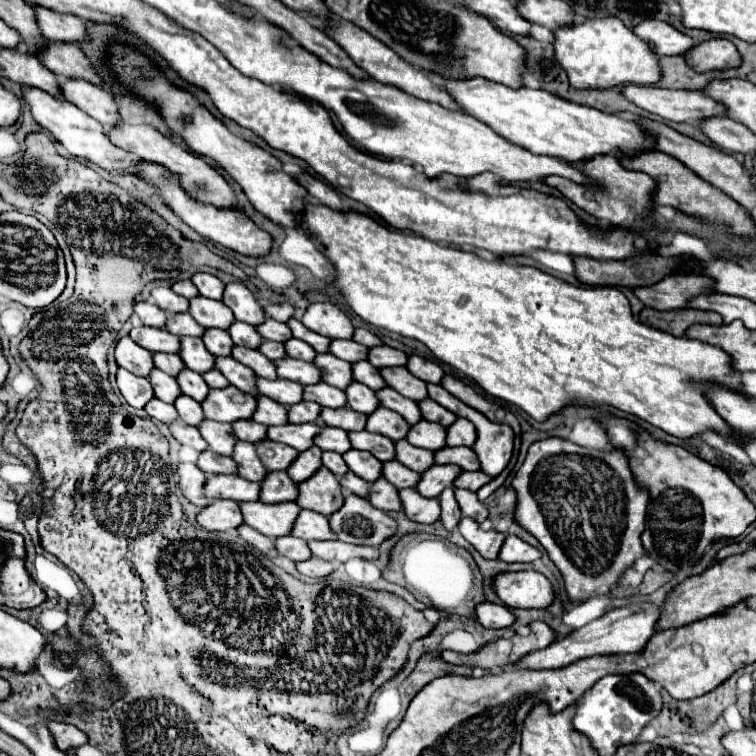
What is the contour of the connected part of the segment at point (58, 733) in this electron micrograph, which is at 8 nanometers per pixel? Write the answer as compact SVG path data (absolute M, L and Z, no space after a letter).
M47 722L51 734L55 736L55 744L59 750L71 750L89 742L89 738L73 724L65 722Z

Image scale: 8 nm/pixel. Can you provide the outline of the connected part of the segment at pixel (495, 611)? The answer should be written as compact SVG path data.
M481 602L475 606L477 622L485 628L507 628L513 624L513 614L503 604L493 602Z

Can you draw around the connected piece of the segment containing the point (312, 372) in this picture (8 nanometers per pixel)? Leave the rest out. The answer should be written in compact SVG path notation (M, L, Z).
M281 358L275 362L277 368L277 376L285 378L285 380L293 380L299 384L315 384L319 382L319 370L311 364L311 362L303 362L303 360L295 360L295 358Z

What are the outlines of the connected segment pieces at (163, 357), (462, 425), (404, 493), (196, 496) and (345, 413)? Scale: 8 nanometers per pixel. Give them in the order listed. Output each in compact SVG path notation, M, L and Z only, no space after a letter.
M153 352L153 364L155 368L167 372L169 376L177 376L179 370L185 368L185 364L177 354L165 354L165 352Z
M457 418L449 428L447 428L447 436L445 442L447 446L473 446L473 438L475 438L475 430L473 424L465 418Z
M403 488L399 490L399 498L403 504L403 512L409 520L415 522L423 522L423 524L431 524L435 520L439 520L441 508L439 502L433 498L423 498L415 488Z
M181 462L177 466L177 476L179 476L179 488L181 494L195 506L207 506L209 500L205 498L205 494L201 494L201 482L205 482L205 474L195 466L195 464L187 464Z
M347 406L345 408L321 408L321 414L319 414L319 422L327 424L327 426L343 428L347 432L349 430L363 430L365 420L367 420L367 414L349 410Z

